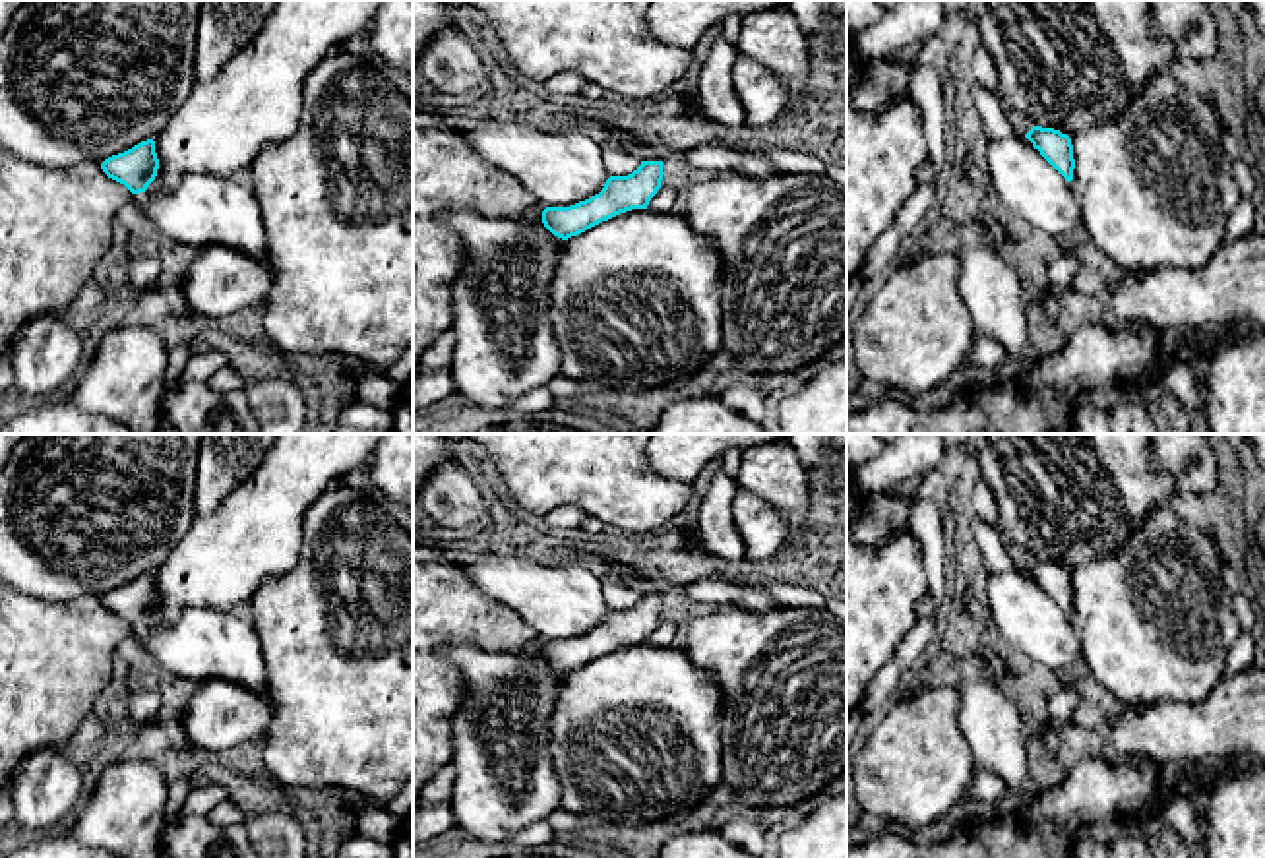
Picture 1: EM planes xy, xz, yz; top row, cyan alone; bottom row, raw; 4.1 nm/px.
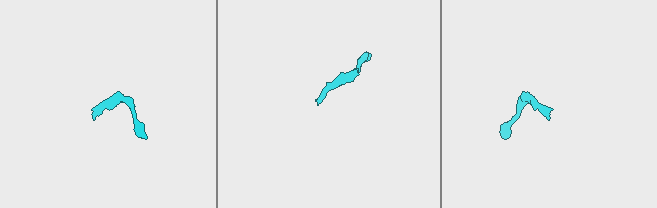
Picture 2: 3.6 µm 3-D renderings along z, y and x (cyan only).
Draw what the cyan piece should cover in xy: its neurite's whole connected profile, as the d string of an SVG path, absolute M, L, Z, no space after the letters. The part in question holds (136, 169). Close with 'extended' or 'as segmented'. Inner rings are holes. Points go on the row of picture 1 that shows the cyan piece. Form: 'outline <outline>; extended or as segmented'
outline M147 139L124 153L108 157L101 163L101 169L108 178L124 184L132 194L145 192L159 169L155 141Z; as segmented

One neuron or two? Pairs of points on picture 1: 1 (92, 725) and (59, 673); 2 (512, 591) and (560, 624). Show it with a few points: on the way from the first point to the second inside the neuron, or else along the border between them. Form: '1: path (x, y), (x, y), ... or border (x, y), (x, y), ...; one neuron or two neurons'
1: border (92, 709), (64, 740), (51, 746); two neurons
2: path (524, 591), (549, 612); one neuron

